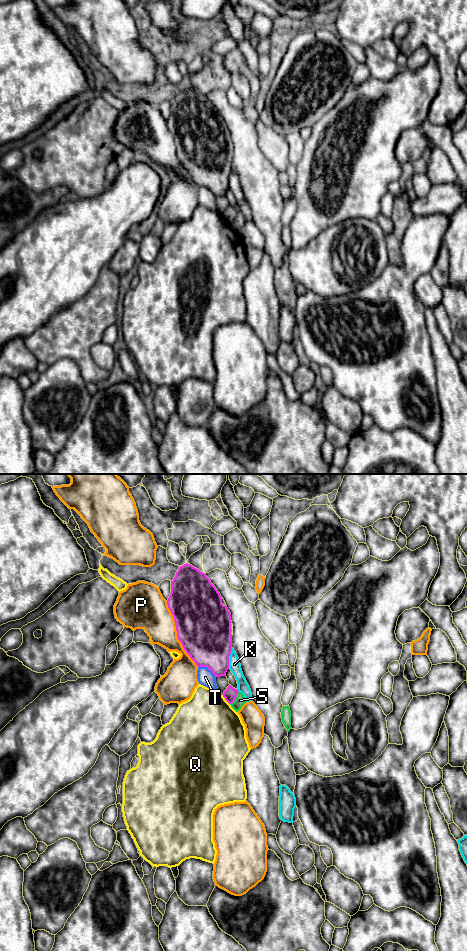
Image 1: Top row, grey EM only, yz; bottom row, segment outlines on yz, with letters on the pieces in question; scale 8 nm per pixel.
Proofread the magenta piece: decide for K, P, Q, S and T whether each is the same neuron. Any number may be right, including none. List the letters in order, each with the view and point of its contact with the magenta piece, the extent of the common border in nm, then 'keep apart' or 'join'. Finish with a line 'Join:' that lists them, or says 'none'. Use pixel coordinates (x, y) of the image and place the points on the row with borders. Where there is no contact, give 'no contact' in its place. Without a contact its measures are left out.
K: yz (228, 658) | 170 nm | keep apart
P: yz (177, 634) | 600 nm | keep apart
Q: yz (225, 699) | 110 nm | keep apart
S: yz (235, 698) | 130 nm | keep apart
T: yz (208, 668) | 170 nm | keep apart
Join: none

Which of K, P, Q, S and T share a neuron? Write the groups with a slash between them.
K / P / Q / S / T

